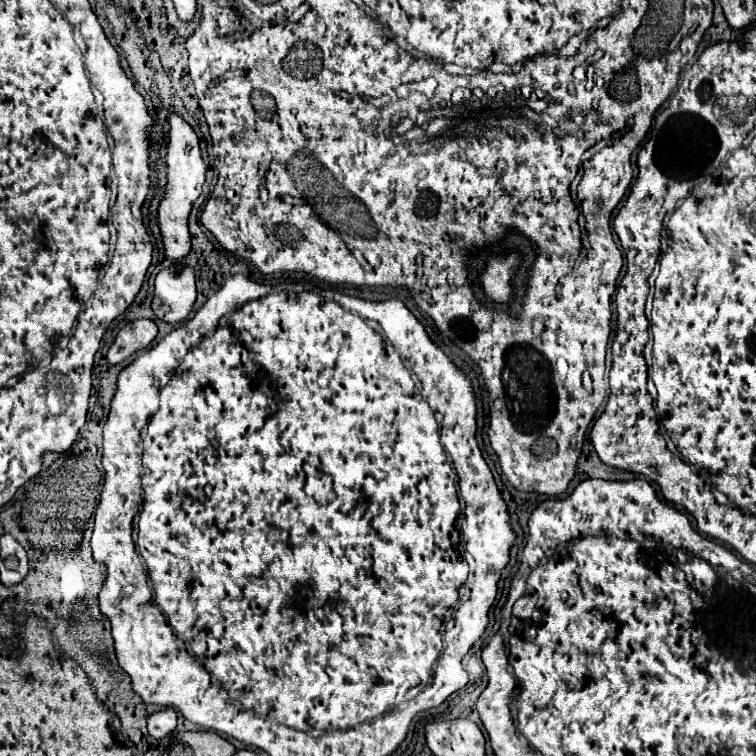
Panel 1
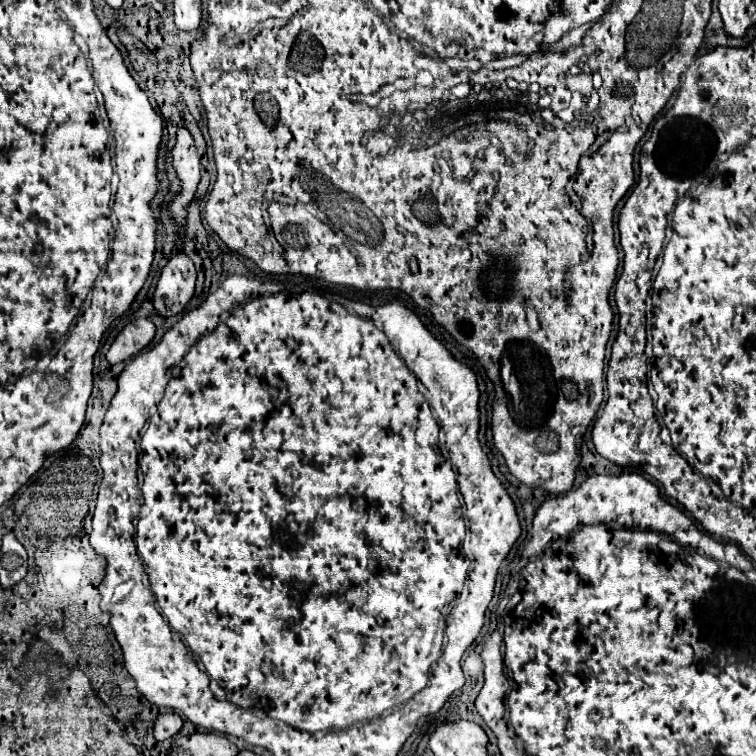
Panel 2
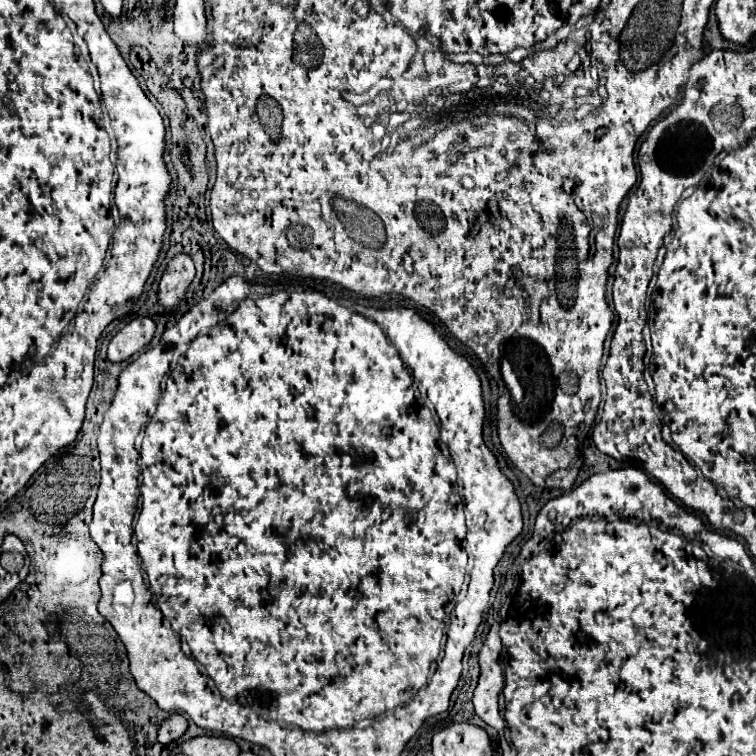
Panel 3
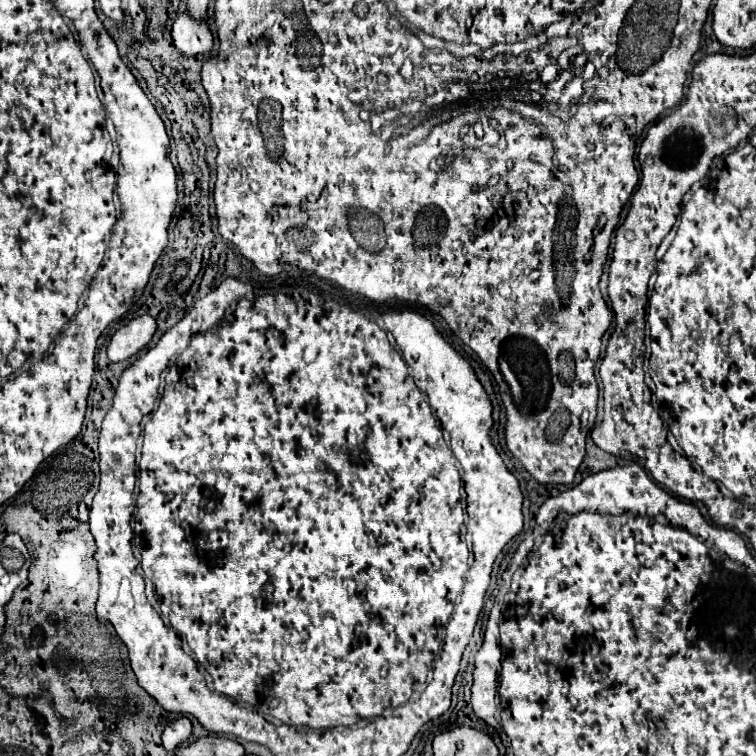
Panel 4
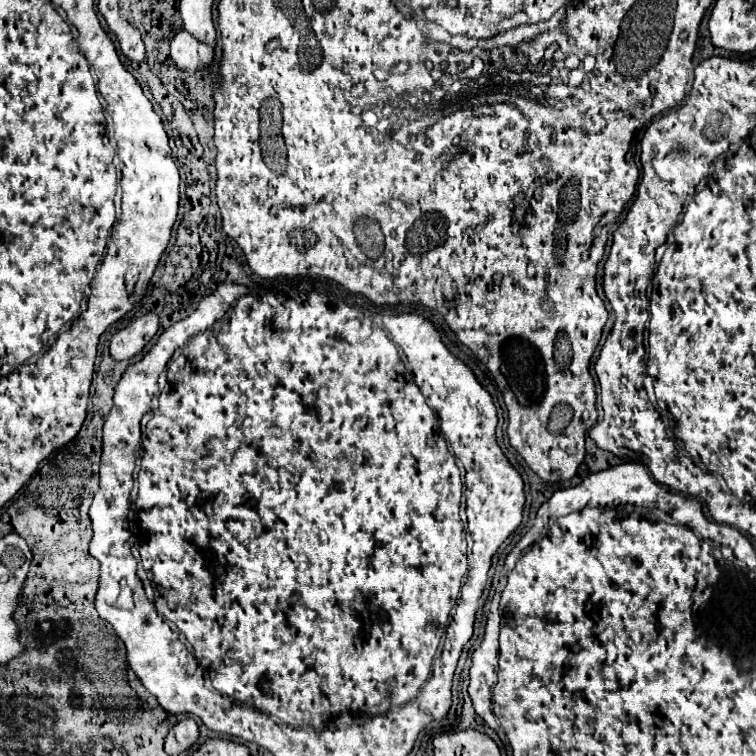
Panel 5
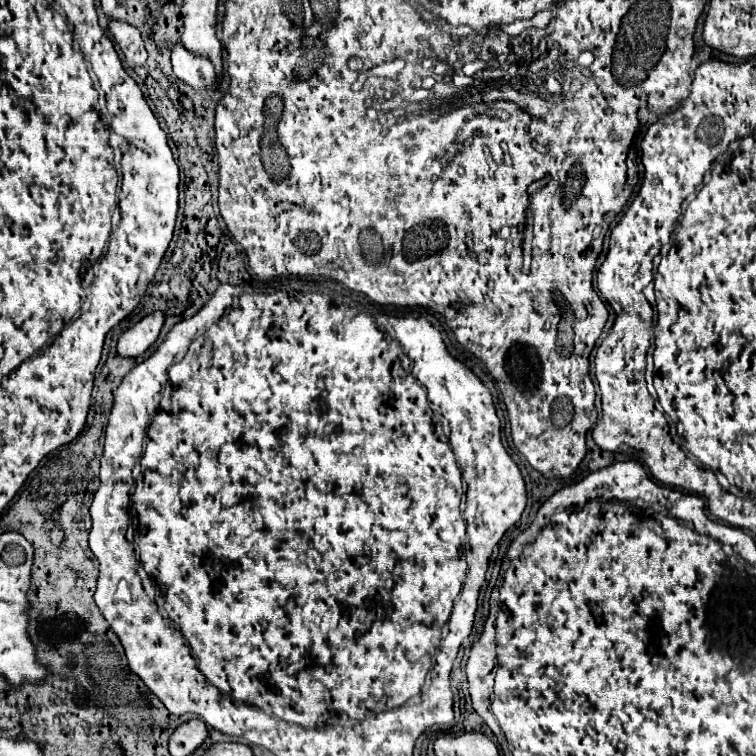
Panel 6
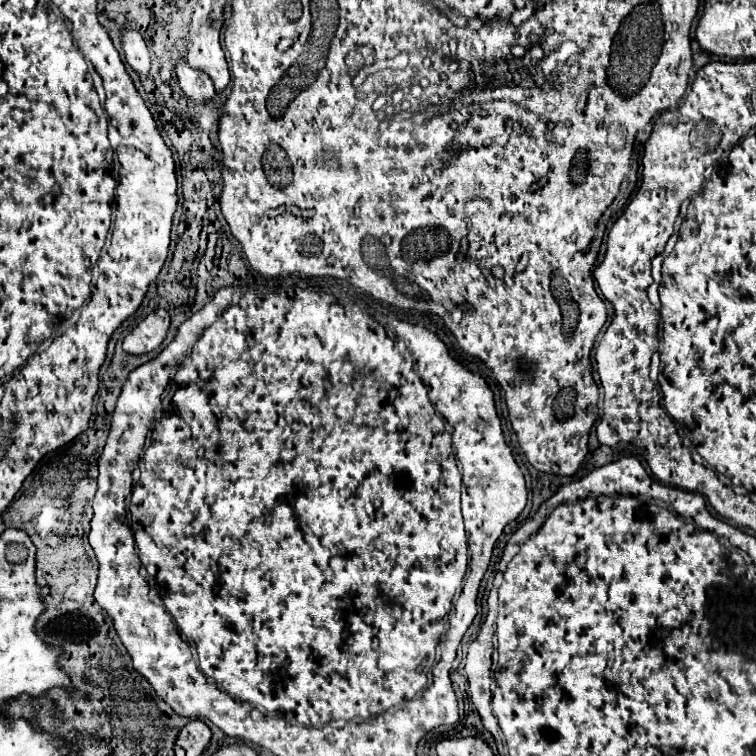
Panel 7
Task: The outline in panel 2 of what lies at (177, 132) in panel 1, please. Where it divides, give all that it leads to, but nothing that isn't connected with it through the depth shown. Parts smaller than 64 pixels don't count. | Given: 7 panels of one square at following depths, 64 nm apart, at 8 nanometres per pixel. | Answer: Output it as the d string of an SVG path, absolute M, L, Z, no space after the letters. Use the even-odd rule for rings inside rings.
M184 126L178 128L176 146L172 150L172 162L174 162L174 168L180 176L180 180L182 180L182 192L174 198L170 208L172 208L174 220L176 220L176 228L178 228L178 232L182 232L184 220L186 220L186 208L192 202L192 198L196 194L196 186L198 186L200 176L202 176L194 140Z

